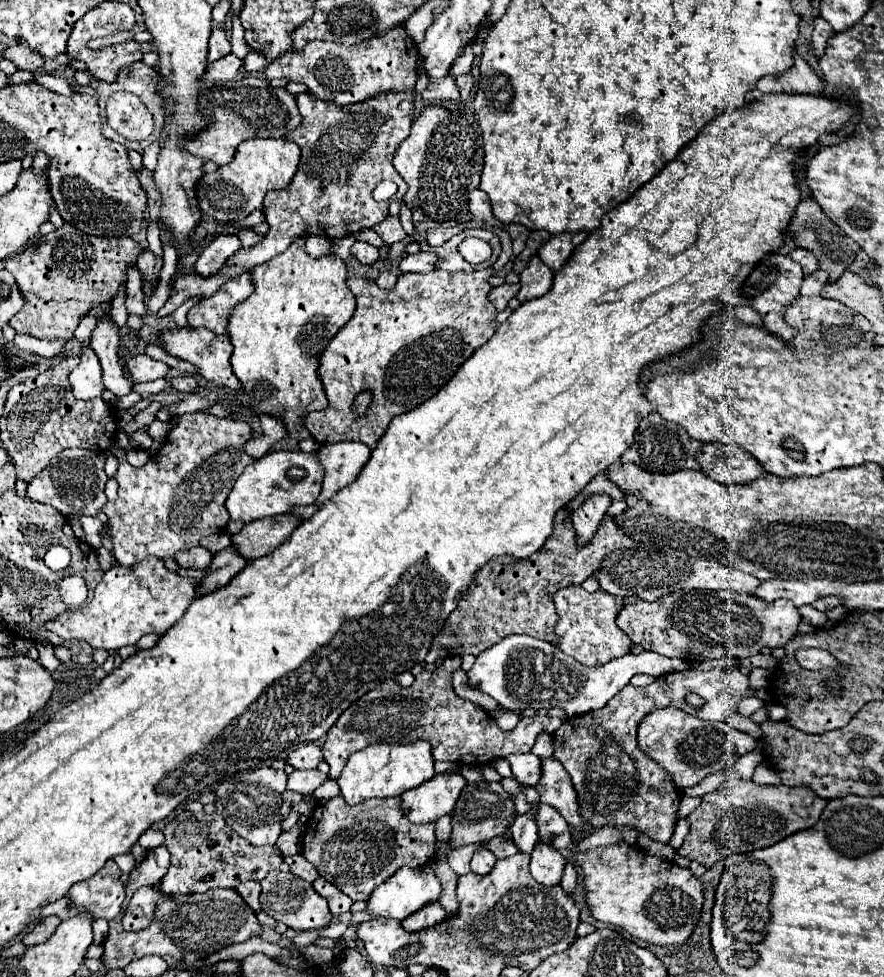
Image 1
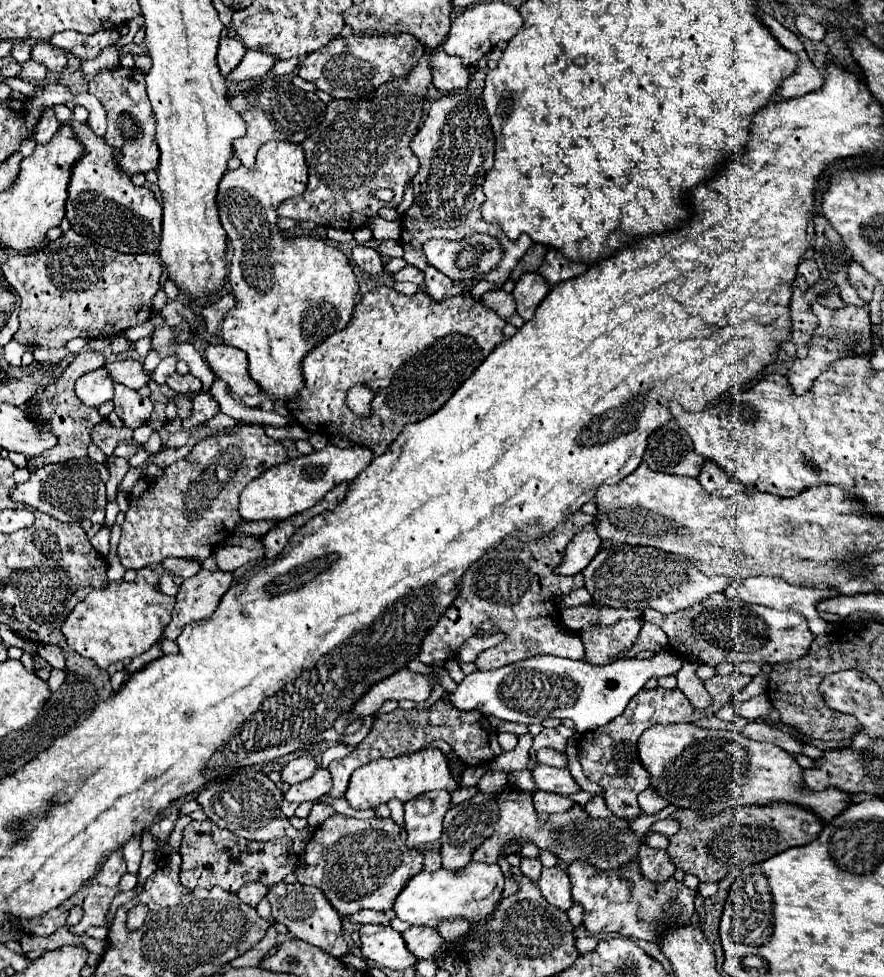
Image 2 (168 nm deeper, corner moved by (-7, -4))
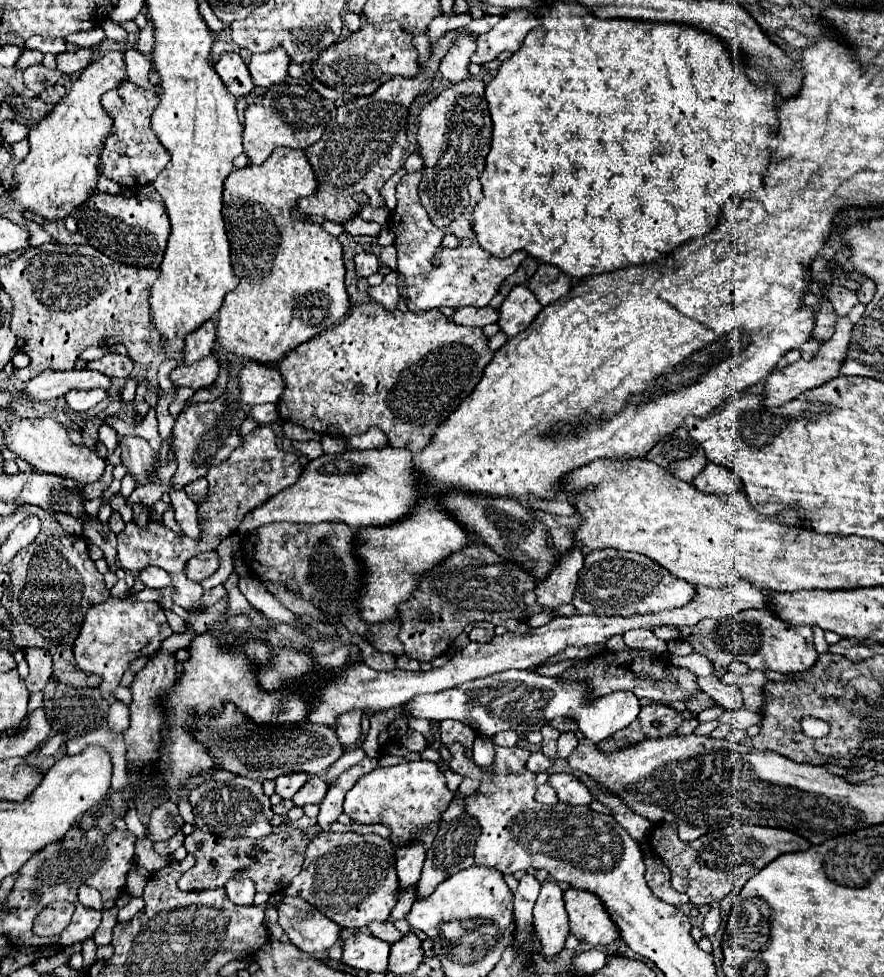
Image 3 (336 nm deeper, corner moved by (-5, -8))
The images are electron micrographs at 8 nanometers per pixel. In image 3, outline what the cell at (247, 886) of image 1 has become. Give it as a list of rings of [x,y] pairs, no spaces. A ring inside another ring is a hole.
[[[230,880],[226,884],[226,892],[234,904],[252,904],[256,888],[252,880]]]

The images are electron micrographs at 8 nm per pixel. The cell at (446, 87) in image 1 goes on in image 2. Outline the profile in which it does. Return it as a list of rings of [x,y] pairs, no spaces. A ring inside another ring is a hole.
[[[434,48],[428,56],[432,66],[432,84],[438,92],[450,94],[466,90],[468,86],[468,68],[460,60],[448,56],[442,48]]]

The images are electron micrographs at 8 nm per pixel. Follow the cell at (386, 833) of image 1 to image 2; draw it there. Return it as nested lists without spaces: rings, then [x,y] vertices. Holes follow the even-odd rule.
[[[332,814],[312,832],[304,850],[306,870],[296,872],[300,884],[318,886],[330,904],[342,914],[354,914],[362,908],[390,910],[396,896],[424,866],[424,852],[406,848],[400,840],[402,828],[392,818],[358,820],[344,814]]]

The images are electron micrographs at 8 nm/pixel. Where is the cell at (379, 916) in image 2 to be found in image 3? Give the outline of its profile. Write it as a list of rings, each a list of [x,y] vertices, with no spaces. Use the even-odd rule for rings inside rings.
[[[388,920],[386,922],[372,922],[372,924],[368,924],[368,930],[370,930],[372,936],[376,936],[380,940],[386,940],[388,944],[394,944],[402,938],[402,934],[396,930],[396,926]]]

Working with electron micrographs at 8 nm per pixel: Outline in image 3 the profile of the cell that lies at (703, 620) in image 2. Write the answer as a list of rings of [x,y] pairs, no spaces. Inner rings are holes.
[[[744,610],[730,620],[702,620],[690,628],[678,628],[680,640],[688,642],[696,652],[708,656],[714,666],[728,666],[734,660],[756,670],[776,670],[782,674],[806,672],[818,660],[810,626],[790,626],[778,620],[770,610]]]

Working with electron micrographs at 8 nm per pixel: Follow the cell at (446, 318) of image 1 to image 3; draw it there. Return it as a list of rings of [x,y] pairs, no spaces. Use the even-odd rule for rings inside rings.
[[[378,304],[354,306],[334,328],[300,344],[282,358],[278,370],[286,380],[280,404],[286,404],[288,420],[328,436],[358,436],[376,426],[386,432],[390,446],[420,452],[432,440],[434,430],[470,396],[492,360],[482,328],[466,328],[450,322],[438,310],[428,312],[382,312]]]

